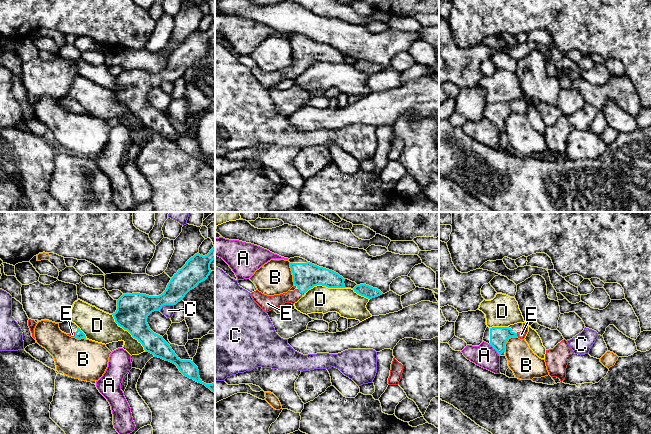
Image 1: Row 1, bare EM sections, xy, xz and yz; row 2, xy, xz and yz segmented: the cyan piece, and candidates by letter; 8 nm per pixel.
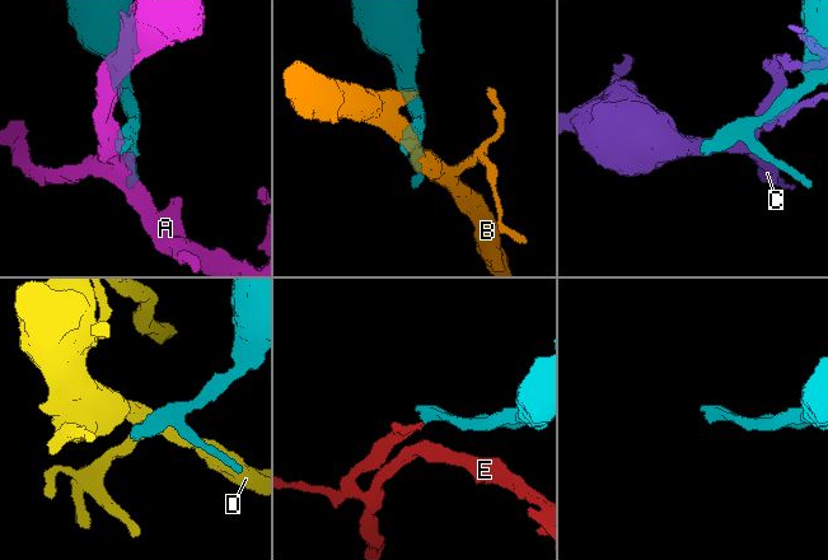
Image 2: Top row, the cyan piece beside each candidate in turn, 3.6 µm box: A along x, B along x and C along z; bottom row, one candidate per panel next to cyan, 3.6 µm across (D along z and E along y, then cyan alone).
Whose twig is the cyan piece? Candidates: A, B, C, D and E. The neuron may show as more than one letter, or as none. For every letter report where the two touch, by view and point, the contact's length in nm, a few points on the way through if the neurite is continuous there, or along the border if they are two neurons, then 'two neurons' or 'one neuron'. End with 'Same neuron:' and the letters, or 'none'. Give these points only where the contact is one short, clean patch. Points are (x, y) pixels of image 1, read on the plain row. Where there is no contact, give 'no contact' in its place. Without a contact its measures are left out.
A: contact yz (495, 125); length 140 nm; border yz (488, 120), (499, 132); two neurons
B: contact yz (507, 116); length 170 nm; border yz (517, 112), (511, 112), (508, 115), (504, 127); two neurons
C: contact xy (166, 80); length 130 nm; two neurons
D: contact xy (128, 107); length 400 nm; two neurons
E: contact xz (300, 68); length 60 nm; way xz (305, 51), (300, 68), (294, 72), (271, 78); one neuron
Same neuron: E

